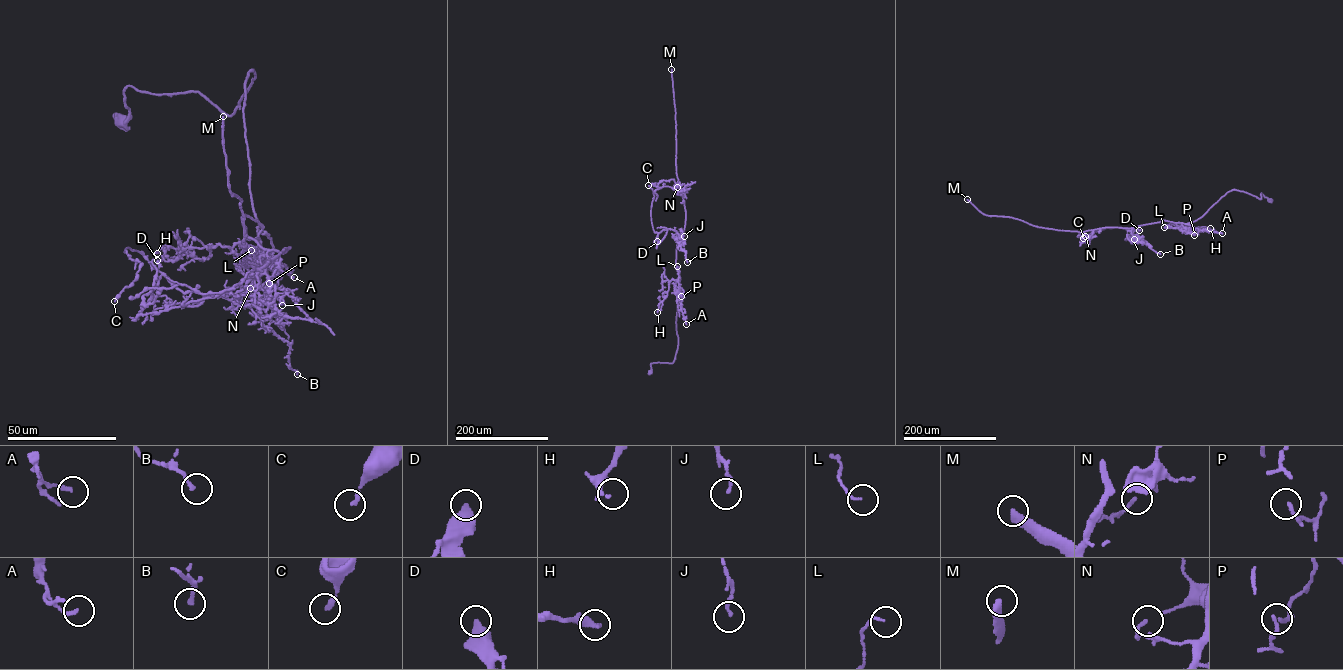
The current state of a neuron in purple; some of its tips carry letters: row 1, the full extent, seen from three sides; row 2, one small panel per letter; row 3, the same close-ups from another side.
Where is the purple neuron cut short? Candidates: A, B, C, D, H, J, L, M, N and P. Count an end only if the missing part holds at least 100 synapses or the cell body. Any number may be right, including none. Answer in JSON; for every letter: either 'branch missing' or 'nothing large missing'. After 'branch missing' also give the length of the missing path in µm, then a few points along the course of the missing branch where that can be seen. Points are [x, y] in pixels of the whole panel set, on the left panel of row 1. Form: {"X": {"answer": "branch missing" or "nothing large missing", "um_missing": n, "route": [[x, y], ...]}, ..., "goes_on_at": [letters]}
{"A": {"answer": "nothing large missing"}, "B": {"answer": "nothing large missing"}, "C": {"answer": "nothing large missing"}, "D": {"answer": "nothing large missing"}, "H": {"answer": "nothing large missing"}, "J": {"answer": "nothing large missing"}, "L": {"answer": "nothing large missing"}, "M": {"answer": "branch missing", "um_missing": 400}, "N": {"answer": "nothing large missing"}, "P": {"answer": "nothing large missing"}, "goes_on_at": ["M"]}

